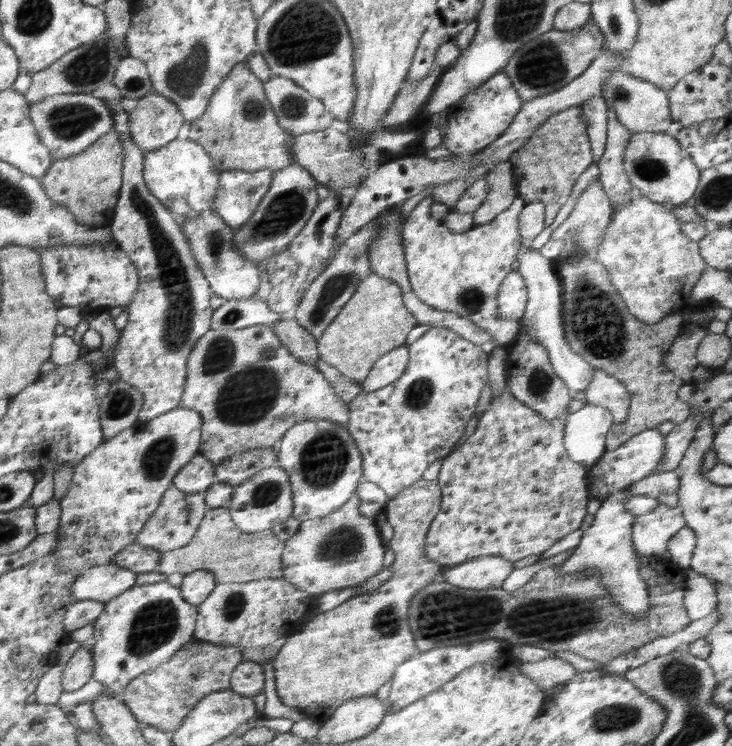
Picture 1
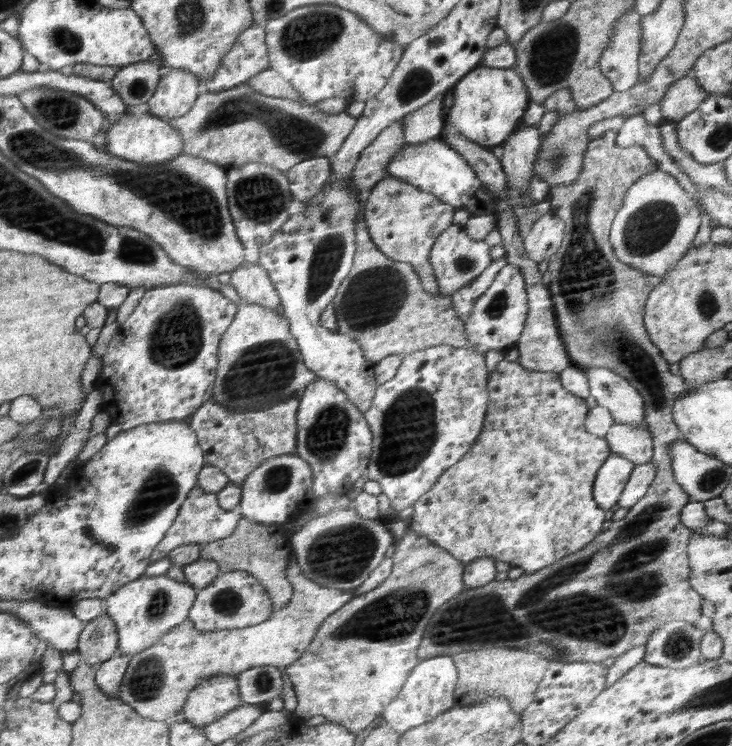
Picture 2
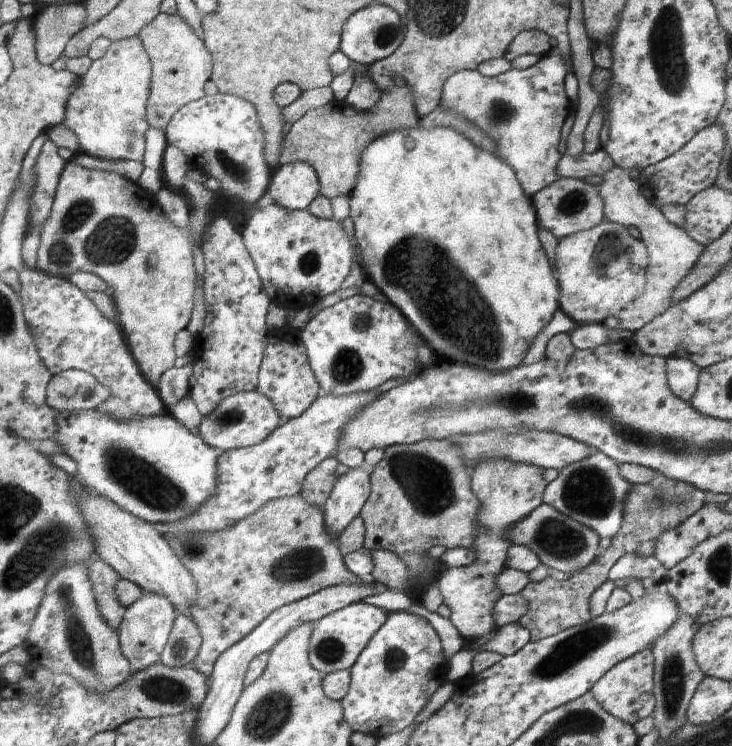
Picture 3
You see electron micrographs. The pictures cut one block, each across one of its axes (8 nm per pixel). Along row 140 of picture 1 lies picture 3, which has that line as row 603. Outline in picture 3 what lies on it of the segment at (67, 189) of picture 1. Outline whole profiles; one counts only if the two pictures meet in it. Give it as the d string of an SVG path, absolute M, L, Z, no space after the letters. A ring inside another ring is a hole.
M102 558L92 564L90 574L102 614L108 624L120 632L128 610L117 593L117 585L122 580L122 575Z

